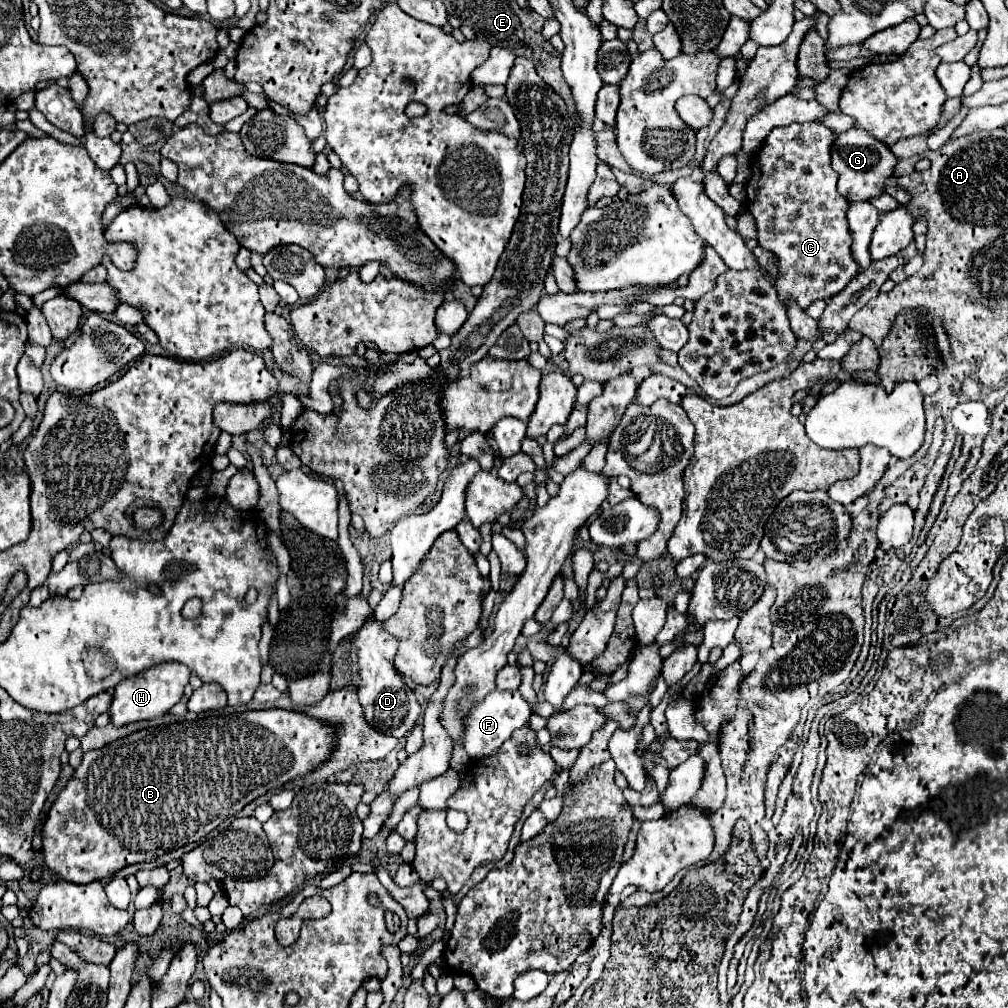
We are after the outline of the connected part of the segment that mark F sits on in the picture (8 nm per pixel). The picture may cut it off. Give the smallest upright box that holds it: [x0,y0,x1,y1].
[464,691,530,759]

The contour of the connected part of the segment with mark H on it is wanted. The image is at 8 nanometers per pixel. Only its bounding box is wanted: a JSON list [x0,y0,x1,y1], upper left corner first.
[108,663,190,727]

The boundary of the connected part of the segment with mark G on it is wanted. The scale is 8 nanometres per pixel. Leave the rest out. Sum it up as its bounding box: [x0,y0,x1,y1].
[830,127,896,201]

